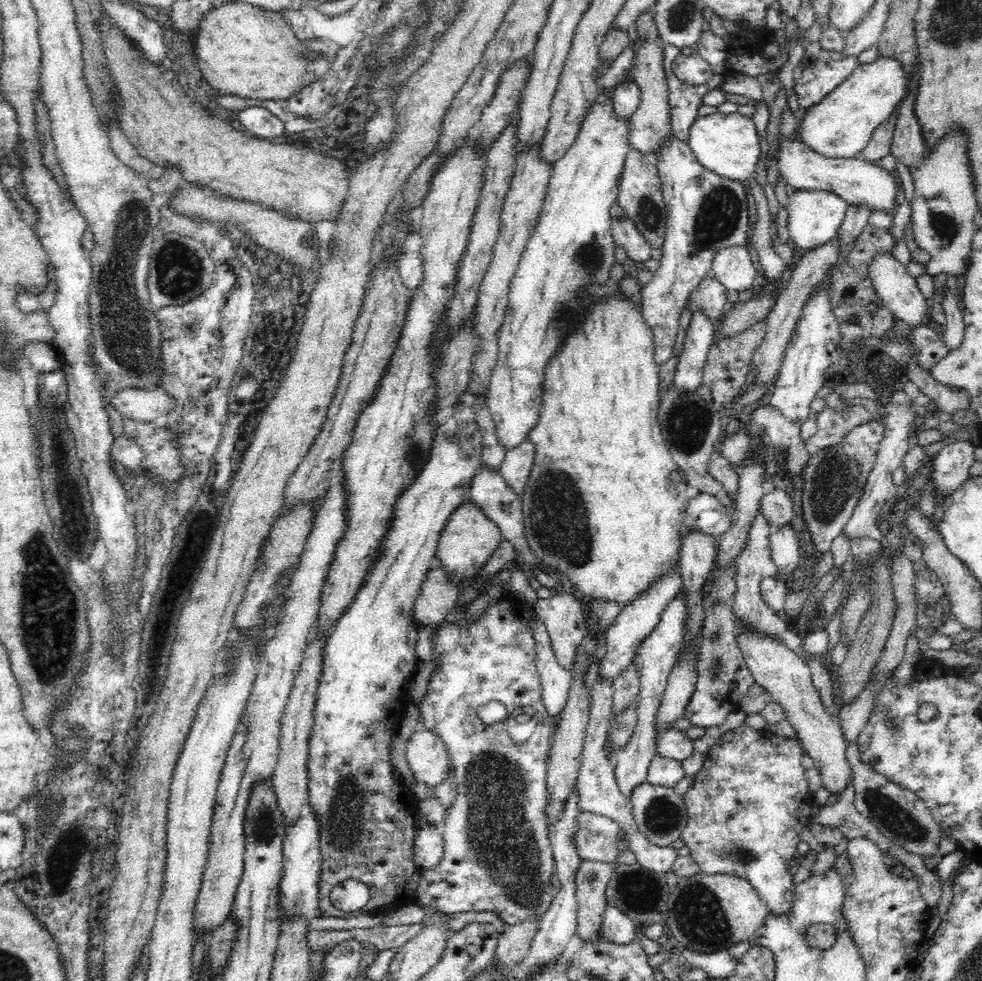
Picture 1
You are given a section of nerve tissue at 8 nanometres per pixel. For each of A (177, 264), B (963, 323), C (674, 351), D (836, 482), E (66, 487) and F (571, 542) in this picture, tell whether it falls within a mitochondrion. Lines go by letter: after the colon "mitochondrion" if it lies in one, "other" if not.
A: mitochondrion
B: other
C: other
D: mitochondrion
E: mitochondrion
F: mitochondrion

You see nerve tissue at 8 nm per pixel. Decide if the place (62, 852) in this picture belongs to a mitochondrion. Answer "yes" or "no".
yes

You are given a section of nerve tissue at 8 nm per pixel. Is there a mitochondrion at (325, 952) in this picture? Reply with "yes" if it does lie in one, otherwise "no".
no

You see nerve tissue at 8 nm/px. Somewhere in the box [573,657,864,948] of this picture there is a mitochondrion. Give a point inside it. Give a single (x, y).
(662, 816)

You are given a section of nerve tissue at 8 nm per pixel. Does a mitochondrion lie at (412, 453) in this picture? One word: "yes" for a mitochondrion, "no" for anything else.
yes

